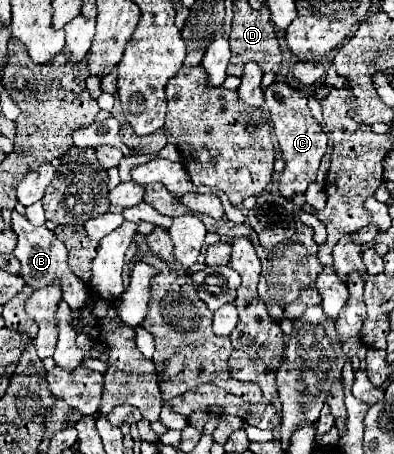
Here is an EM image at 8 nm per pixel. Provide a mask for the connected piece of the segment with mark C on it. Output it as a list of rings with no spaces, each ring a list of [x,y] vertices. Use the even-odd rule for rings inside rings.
[[[273,82],[265,90],[265,106],[271,112],[275,136],[285,160],[285,170],[281,174],[279,190],[287,200],[291,200],[293,194],[305,194],[307,186],[315,182],[315,174],[319,170],[321,158],[327,148],[327,136],[321,132],[319,122],[311,116],[305,94],[291,88],[287,82]]]

